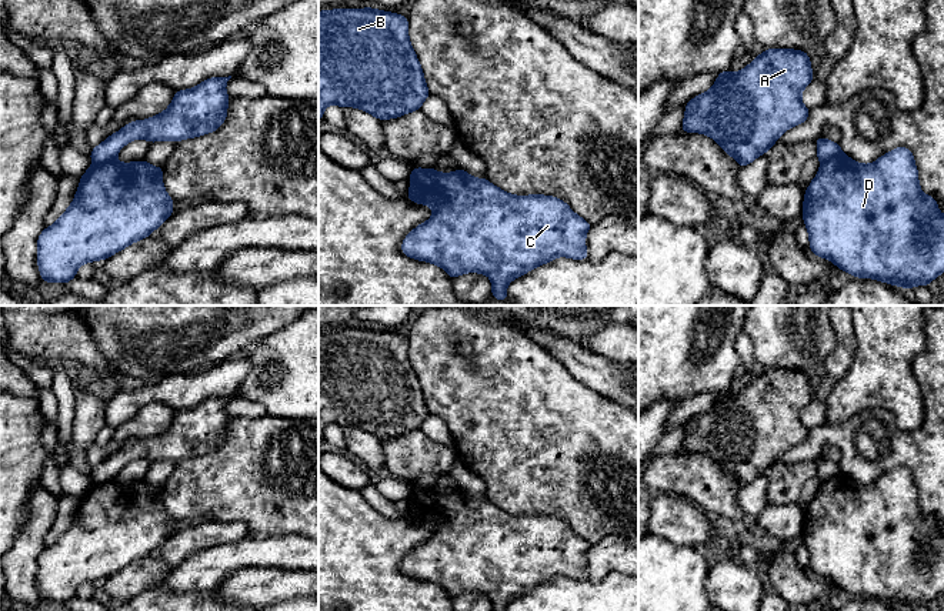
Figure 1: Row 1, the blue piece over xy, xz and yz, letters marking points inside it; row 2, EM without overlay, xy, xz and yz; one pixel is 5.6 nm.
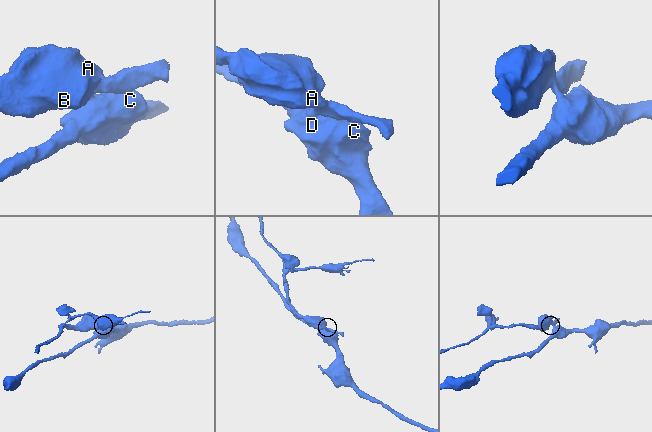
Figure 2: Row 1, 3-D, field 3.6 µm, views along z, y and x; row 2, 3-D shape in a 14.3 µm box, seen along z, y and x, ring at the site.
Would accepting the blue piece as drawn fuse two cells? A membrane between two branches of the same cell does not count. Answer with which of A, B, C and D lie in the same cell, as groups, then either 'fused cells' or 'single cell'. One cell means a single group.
A B / C D; fused cells

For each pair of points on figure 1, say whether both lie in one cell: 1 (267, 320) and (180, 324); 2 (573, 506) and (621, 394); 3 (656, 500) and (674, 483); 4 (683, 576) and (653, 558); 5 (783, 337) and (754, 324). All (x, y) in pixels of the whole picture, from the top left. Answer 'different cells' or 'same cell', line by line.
1: same cell
2: different cells
3: different cells
4: same cell
5: same cell

